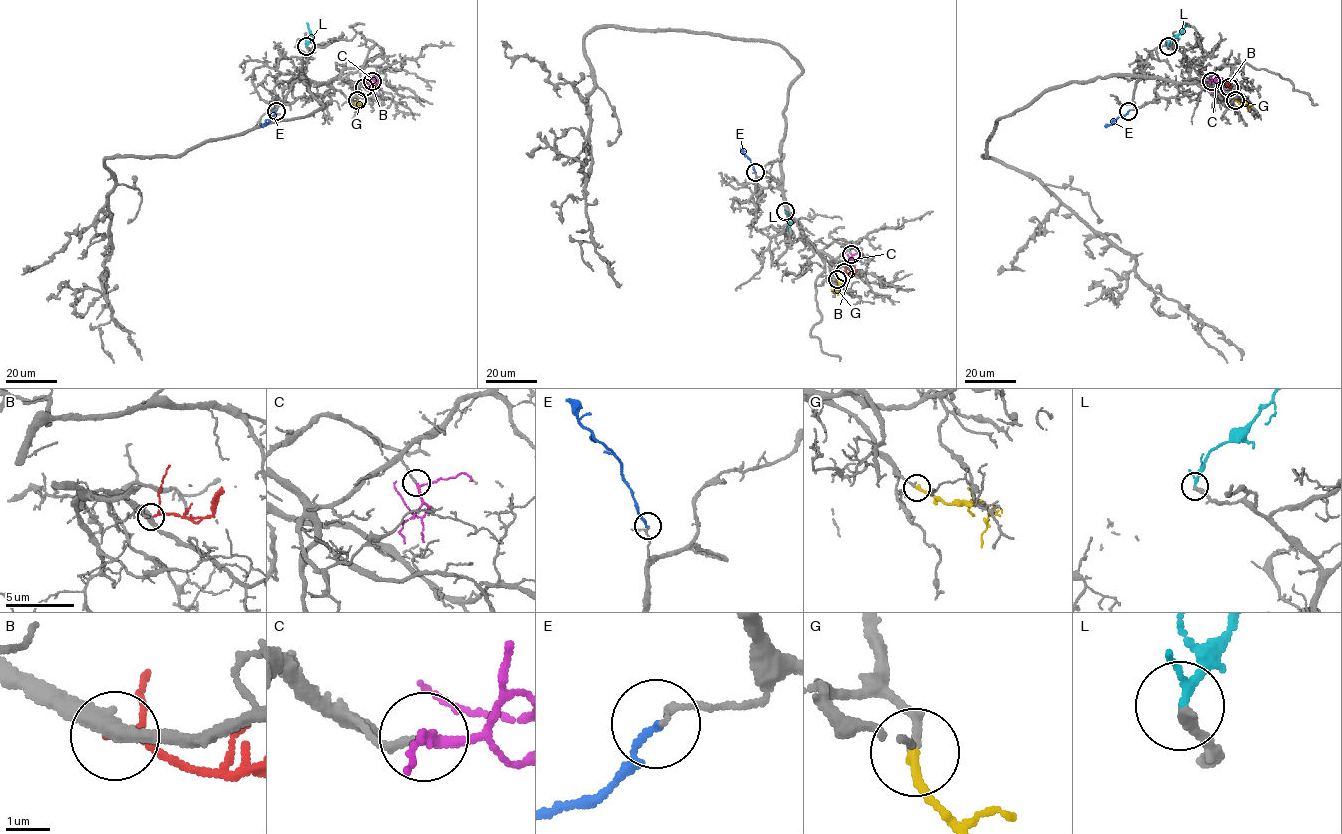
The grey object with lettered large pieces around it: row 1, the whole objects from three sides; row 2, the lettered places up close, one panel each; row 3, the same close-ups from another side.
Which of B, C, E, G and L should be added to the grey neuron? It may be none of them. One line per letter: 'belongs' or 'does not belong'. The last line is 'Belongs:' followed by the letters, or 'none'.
B: does not belong
C: belongs
E: does not belong
G: belongs
L: does not belong
Belongs: C, G

